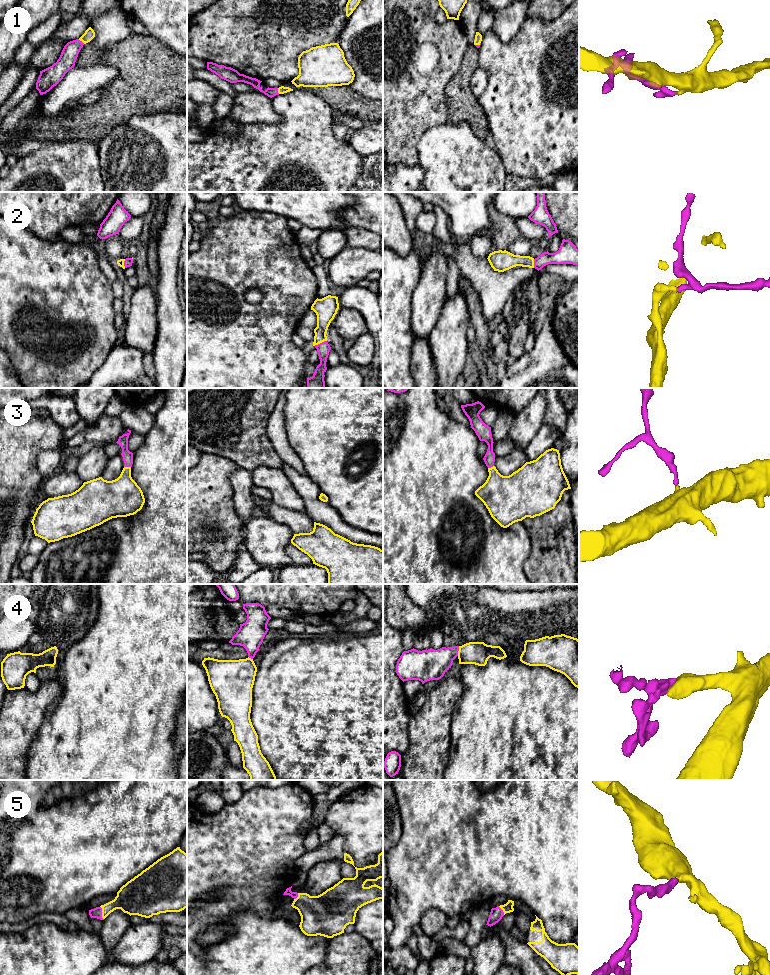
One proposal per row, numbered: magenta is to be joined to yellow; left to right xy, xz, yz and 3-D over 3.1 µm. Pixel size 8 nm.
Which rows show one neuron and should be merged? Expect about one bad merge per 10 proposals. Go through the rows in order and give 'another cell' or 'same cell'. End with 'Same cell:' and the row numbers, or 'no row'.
1: same cell
2: same cell
3: same cell
4: same cell
5: same cell
Same cell: 1, 2, 3, 4, 5

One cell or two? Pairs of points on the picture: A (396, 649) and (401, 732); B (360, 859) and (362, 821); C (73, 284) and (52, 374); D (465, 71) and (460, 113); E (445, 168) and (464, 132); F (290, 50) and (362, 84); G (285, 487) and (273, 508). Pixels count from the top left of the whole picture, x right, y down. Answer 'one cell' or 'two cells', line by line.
A: one cell
B: one cell
C: one cell
D: one cell
E: one cell
F: two cells
G: two cells

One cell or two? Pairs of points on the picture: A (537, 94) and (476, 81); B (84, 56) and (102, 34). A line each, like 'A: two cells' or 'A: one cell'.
A: two cells
B: one cell

